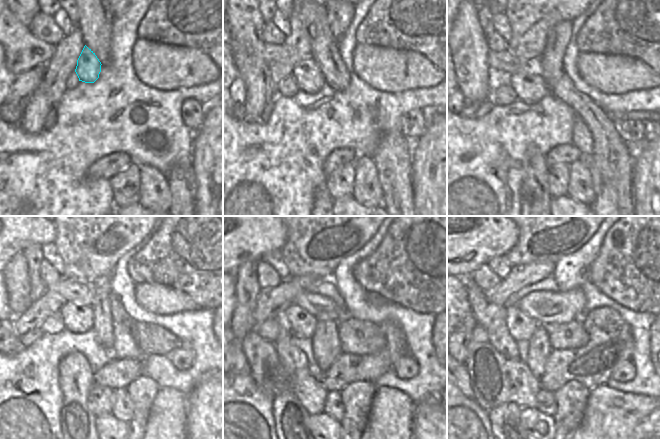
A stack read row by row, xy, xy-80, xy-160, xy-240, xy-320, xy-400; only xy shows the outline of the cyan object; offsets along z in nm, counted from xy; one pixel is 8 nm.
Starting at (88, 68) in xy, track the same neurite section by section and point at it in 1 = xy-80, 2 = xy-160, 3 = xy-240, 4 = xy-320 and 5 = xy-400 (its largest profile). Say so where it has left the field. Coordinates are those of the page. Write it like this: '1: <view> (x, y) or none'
1: xy-80 (306, 73)
2: xy-160 (528, 84)
3: xy-240 (76, 318)
4: xy-320 (301, 324)
5: xy-400 (521, 327)

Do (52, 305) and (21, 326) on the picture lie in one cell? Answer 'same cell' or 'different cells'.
same cell

